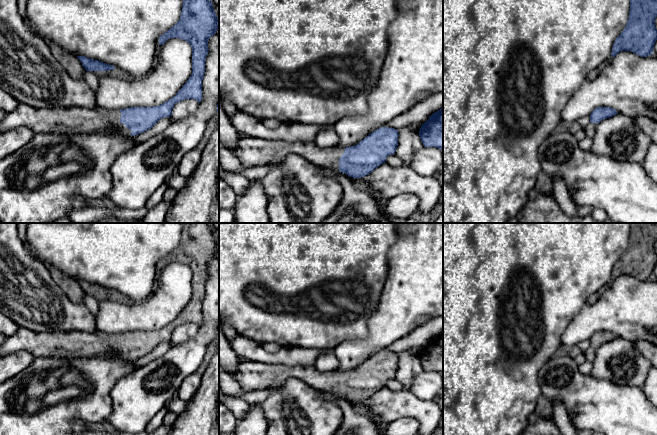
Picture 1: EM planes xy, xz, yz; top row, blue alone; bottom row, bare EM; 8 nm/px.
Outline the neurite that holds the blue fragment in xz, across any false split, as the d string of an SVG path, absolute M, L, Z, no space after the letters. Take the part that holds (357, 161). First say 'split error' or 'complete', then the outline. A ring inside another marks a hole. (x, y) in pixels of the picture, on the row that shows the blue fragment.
split error; M381 127L357 145L320 148L314 141L289 142L242 136L233 153L246 168L281 163L288 155L299 155L315 165L361 178L385 163L389 155L395 154L398 137L397 129Z

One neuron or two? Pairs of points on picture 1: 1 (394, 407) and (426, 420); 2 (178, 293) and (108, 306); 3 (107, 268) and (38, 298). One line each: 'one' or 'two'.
1: one
2: one
3: two

